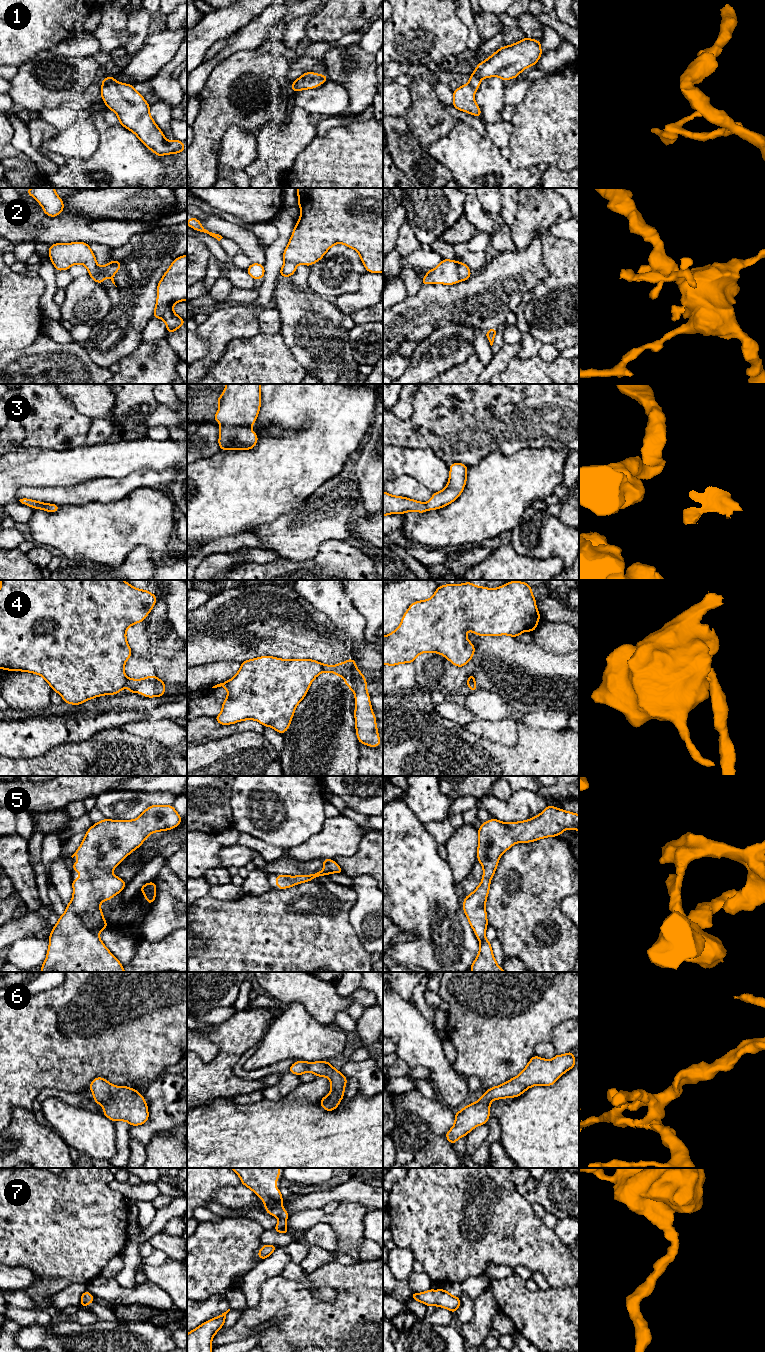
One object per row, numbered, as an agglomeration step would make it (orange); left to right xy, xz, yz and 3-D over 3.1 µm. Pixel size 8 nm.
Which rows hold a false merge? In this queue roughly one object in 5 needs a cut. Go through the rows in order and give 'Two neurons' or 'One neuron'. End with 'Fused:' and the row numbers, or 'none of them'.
1: One neuron
2: Two neurons
3: One neuron
4: Two neurons
5: One neuron
6: One neuron
7: One neuron
Fused: 2, 4

